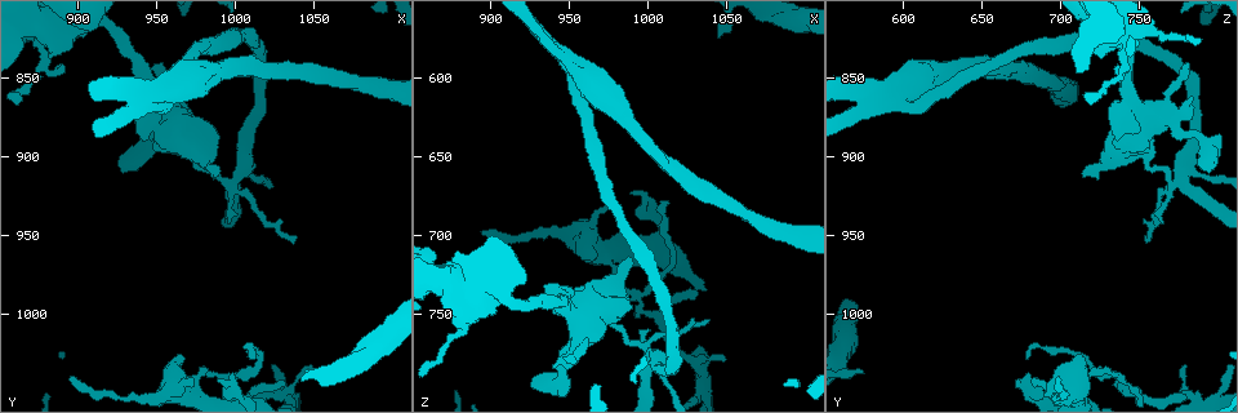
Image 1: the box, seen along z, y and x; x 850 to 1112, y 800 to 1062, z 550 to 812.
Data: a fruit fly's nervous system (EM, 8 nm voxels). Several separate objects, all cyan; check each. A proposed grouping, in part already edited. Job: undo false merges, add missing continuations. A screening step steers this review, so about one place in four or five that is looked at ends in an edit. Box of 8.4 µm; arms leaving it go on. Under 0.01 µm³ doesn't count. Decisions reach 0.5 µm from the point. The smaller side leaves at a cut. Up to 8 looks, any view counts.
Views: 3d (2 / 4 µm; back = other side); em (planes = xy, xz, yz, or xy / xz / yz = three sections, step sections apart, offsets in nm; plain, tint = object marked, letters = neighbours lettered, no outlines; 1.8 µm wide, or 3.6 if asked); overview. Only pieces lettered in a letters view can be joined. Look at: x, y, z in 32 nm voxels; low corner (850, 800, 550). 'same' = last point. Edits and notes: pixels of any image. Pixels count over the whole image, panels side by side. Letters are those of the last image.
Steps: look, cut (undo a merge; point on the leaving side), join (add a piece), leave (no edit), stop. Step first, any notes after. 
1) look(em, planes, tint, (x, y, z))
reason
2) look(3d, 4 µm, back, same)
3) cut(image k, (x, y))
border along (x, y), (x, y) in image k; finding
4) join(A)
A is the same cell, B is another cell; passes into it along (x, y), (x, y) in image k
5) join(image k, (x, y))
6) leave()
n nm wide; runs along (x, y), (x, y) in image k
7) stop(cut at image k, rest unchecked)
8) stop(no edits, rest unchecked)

look(em, planes, letters, (1042, 1036, 572))
free end

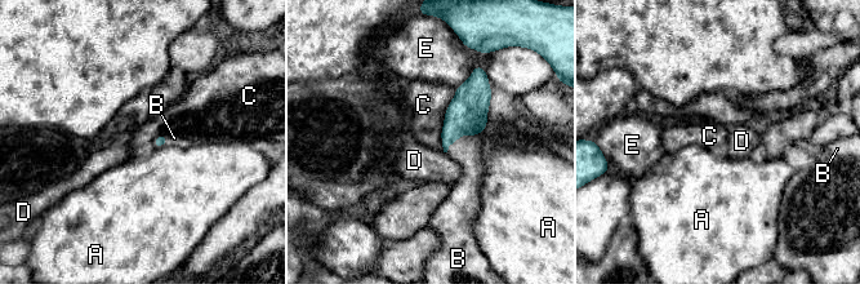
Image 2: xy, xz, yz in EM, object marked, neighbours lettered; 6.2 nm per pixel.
join(B)
C touches over 400 nm; B is the same cell, A, C, D and E are other cells; passes into it along (467, 114), (460, 136), (466, 151) in image 2; the neuron continues

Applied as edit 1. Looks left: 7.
look(em, planes, plain, (942, 864, 582))
side arm on a straight run

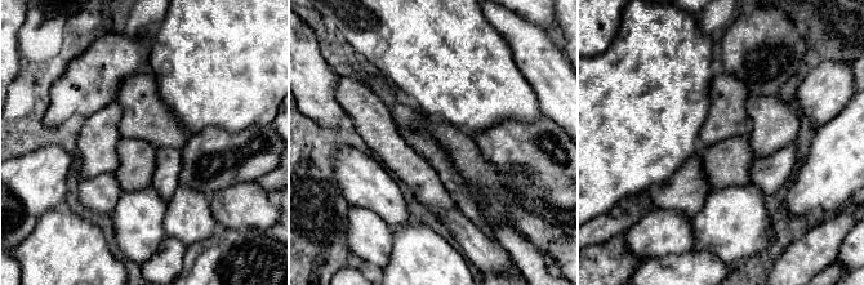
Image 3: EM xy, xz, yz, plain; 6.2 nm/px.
look(em, planes, tint, same)

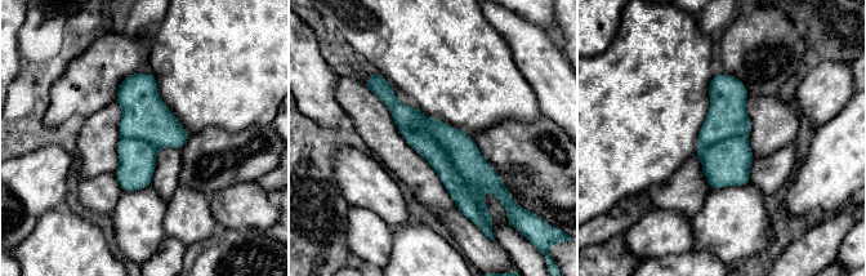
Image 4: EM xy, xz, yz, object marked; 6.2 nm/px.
look(em, planes, letters, same)

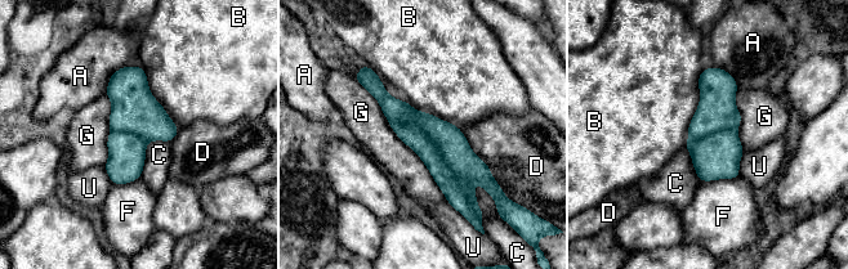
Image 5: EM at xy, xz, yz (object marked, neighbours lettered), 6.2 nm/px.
leave()
A, B, C, D, F, G and U are other cells; border along (168, 140), (147, 143), (139, 178) in image 5; all the same neuron

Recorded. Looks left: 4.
look(em, planes, tint, (998, 918, 772))
narrows sharply

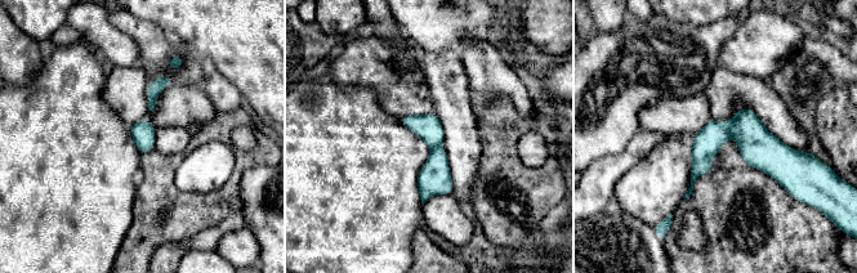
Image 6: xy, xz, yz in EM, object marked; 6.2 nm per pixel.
look(em, planes, letters, same)
see the neighbours

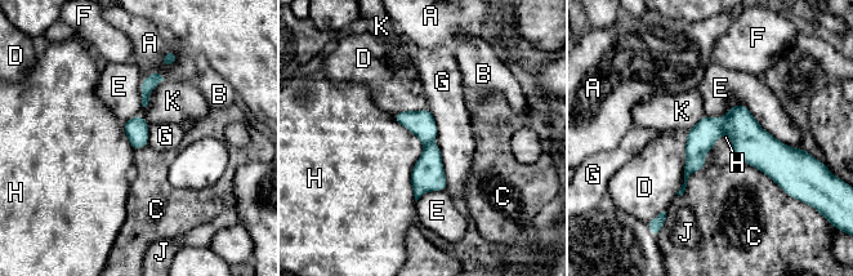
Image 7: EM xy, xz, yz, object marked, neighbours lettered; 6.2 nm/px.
cut(image 7, (750, 142))
E touches over 650 nm; A, B, C, D, E, F, G, H, J and K are other cells; border along (718, 120), (722, 132) in image 7; a second neuron is stuck on

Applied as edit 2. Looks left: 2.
stop(join at image 2, cut at image 7, rest unchecked)

